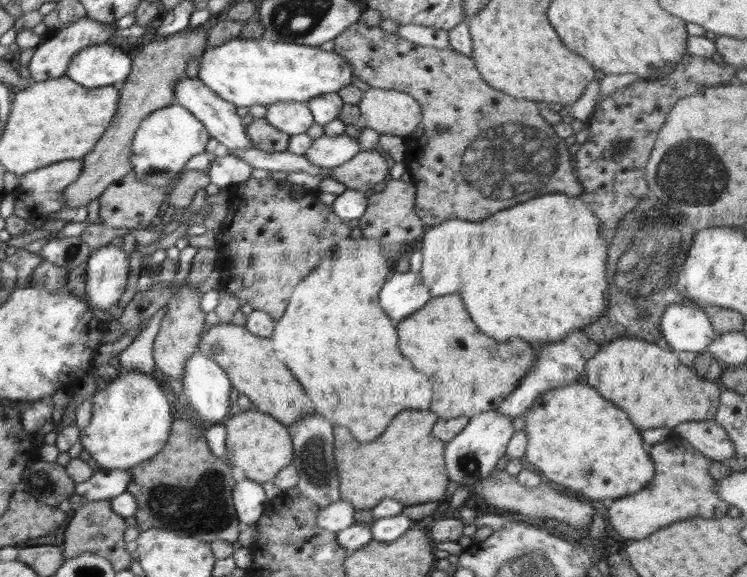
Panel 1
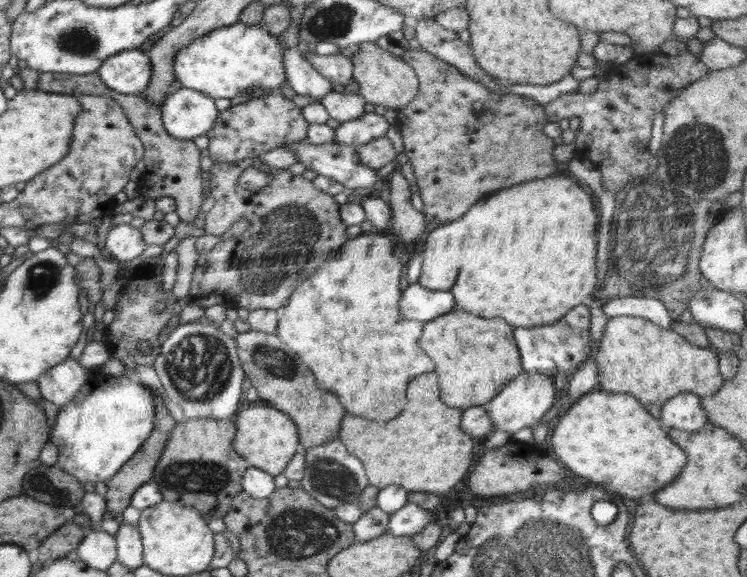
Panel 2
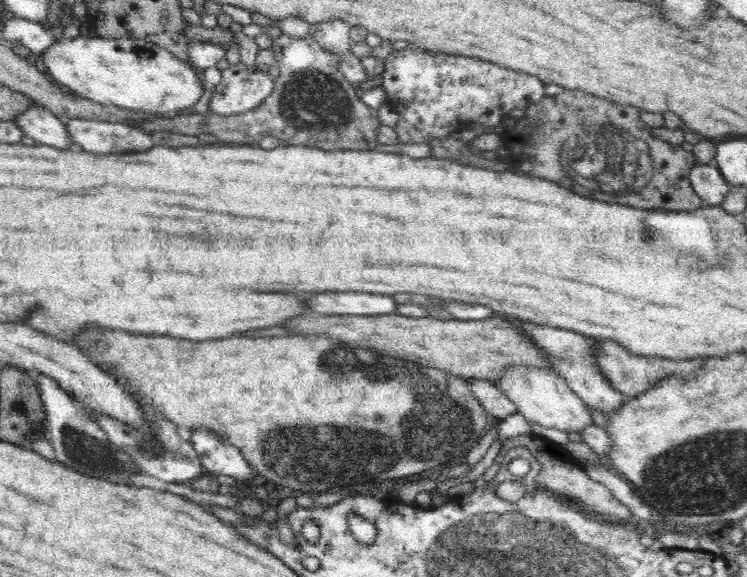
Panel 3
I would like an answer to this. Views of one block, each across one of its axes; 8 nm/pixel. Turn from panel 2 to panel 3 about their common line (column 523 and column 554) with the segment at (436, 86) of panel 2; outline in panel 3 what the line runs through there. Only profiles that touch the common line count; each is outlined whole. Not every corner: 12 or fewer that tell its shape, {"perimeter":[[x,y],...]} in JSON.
{"perimeter":[[544,96],[500,134],[515,170],[636,209],[708,207],[641,110]]}

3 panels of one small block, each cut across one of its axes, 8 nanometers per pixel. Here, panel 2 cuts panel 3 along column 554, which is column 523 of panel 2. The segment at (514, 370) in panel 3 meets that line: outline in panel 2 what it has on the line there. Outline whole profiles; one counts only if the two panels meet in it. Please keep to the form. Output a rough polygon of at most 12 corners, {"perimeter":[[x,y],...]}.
{"perimeter":[[523,371],[483,407],[494,429],[536,426],[558,397],[554,376]]}

